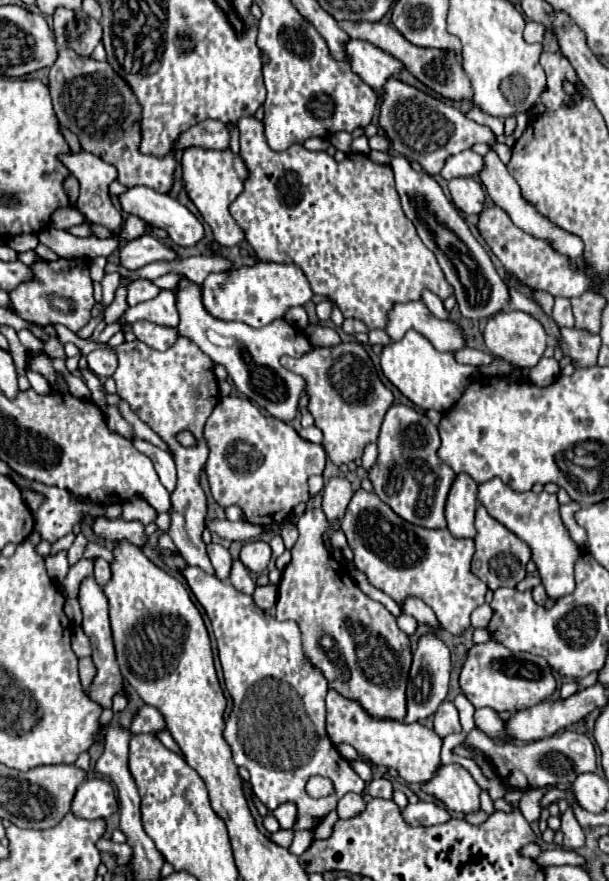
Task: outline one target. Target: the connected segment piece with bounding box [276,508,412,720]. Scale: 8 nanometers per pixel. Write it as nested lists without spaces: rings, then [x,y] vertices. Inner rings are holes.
[[[306,510],[296,520],[298,542],[292,562],[278,584],[276,618],[294,620],[300,626],[304,656],[324,674],[328,688],[356,700],[378,720],[402,720],[406,716],[406,664],[412,664],[410,638],[400,632],[396,618],[376,600],[368,598],[342,564],[322,544],[326,530],[338,530],[340,520],[328,520],[322,510]]]

